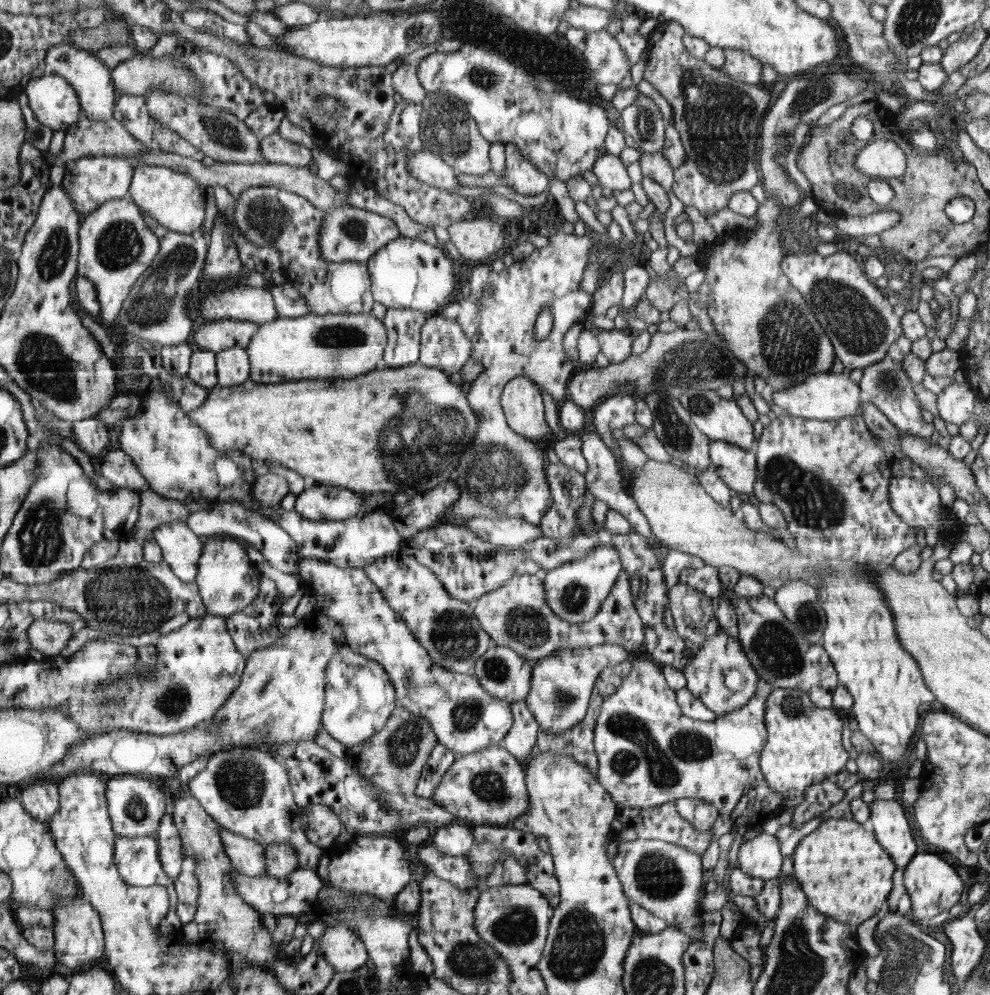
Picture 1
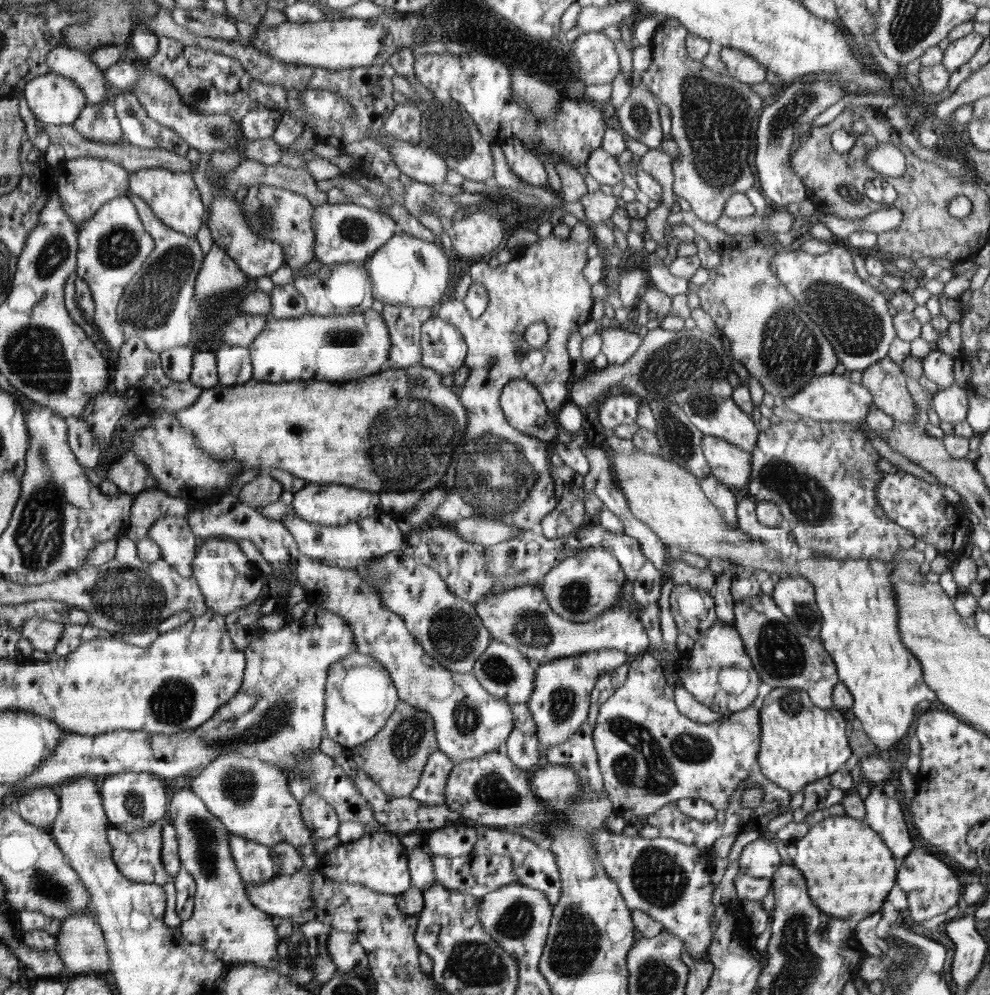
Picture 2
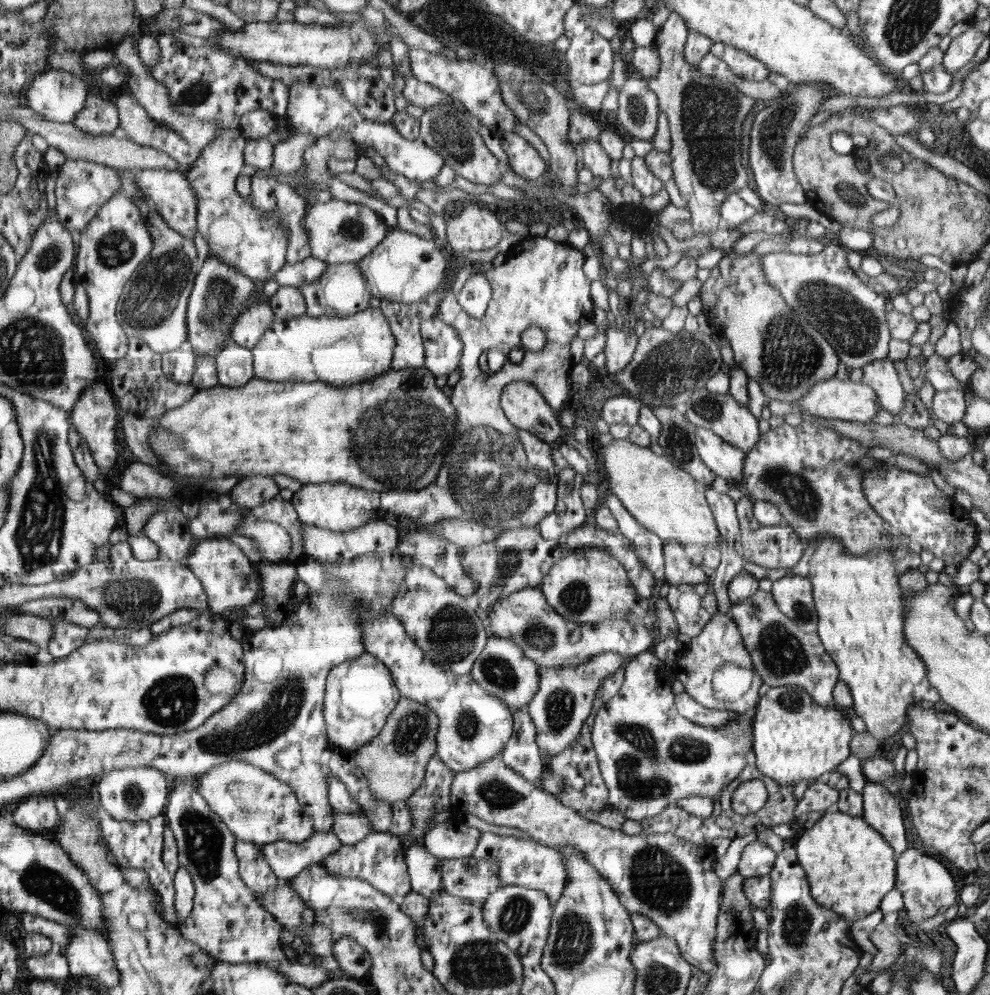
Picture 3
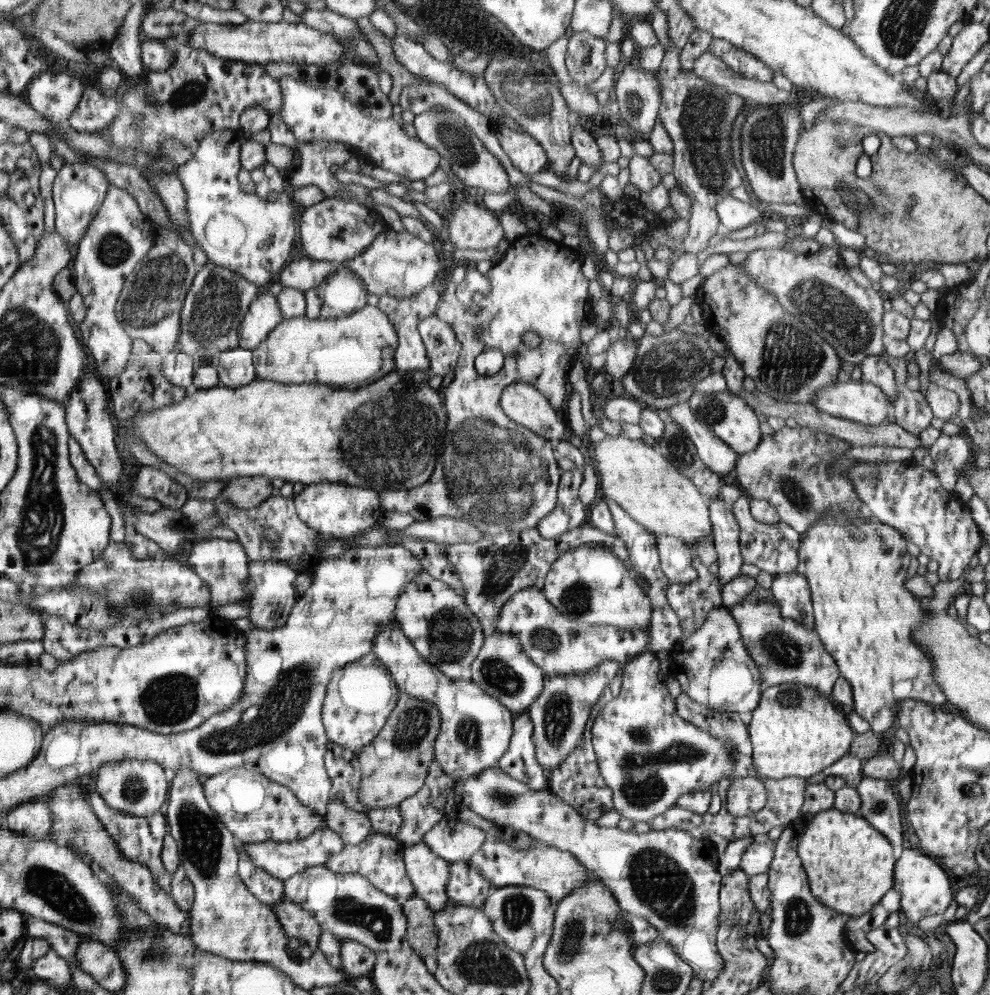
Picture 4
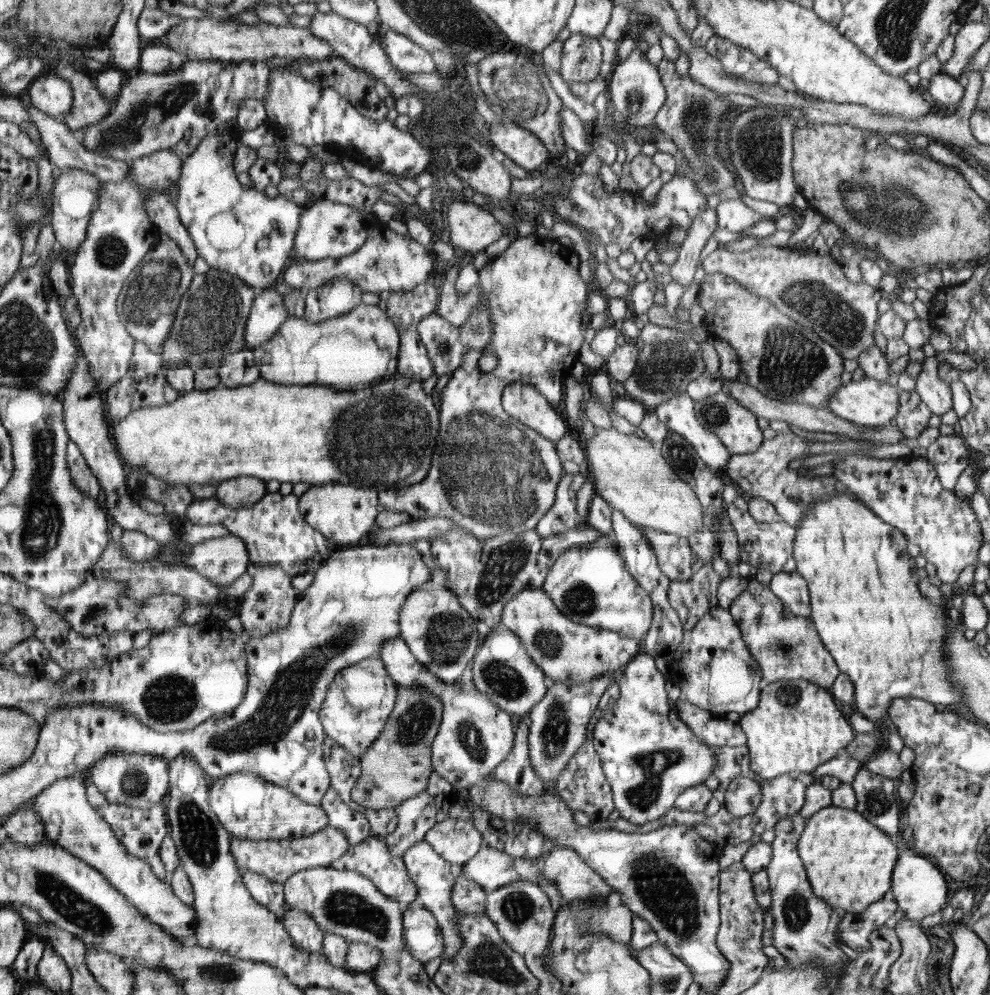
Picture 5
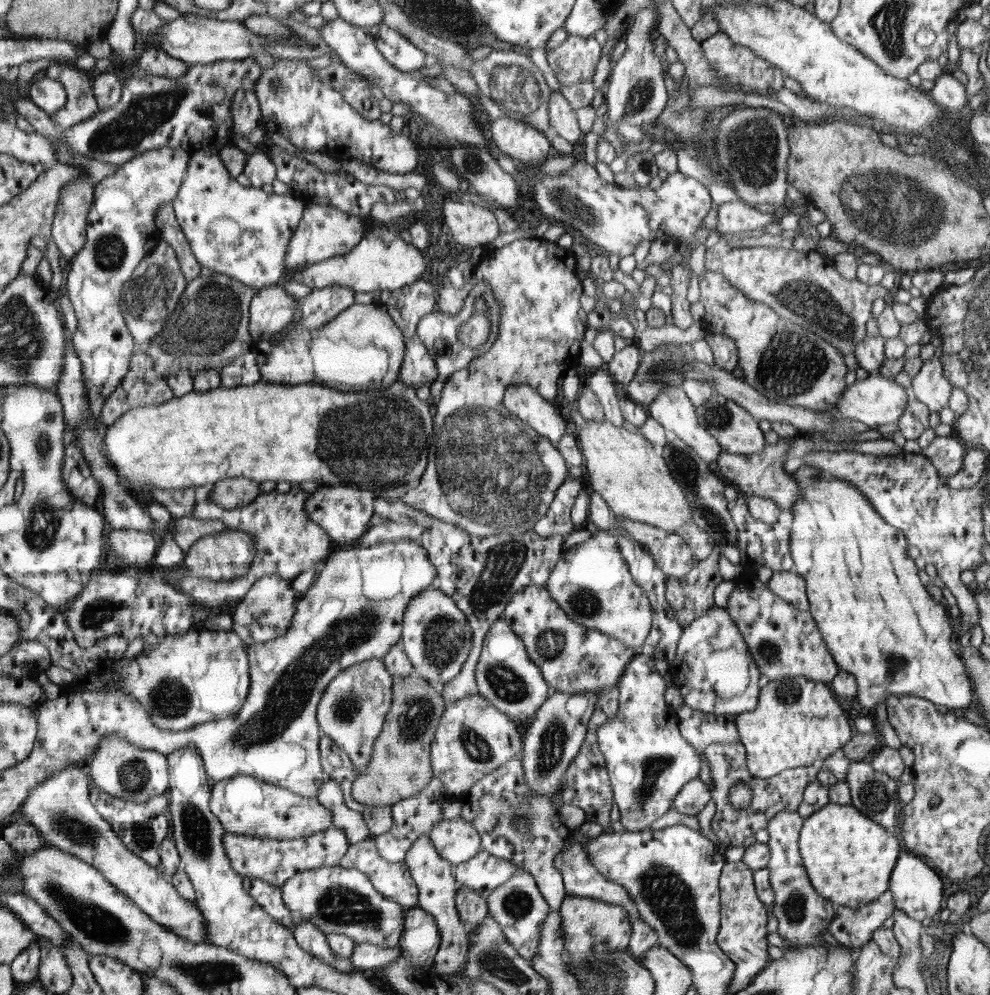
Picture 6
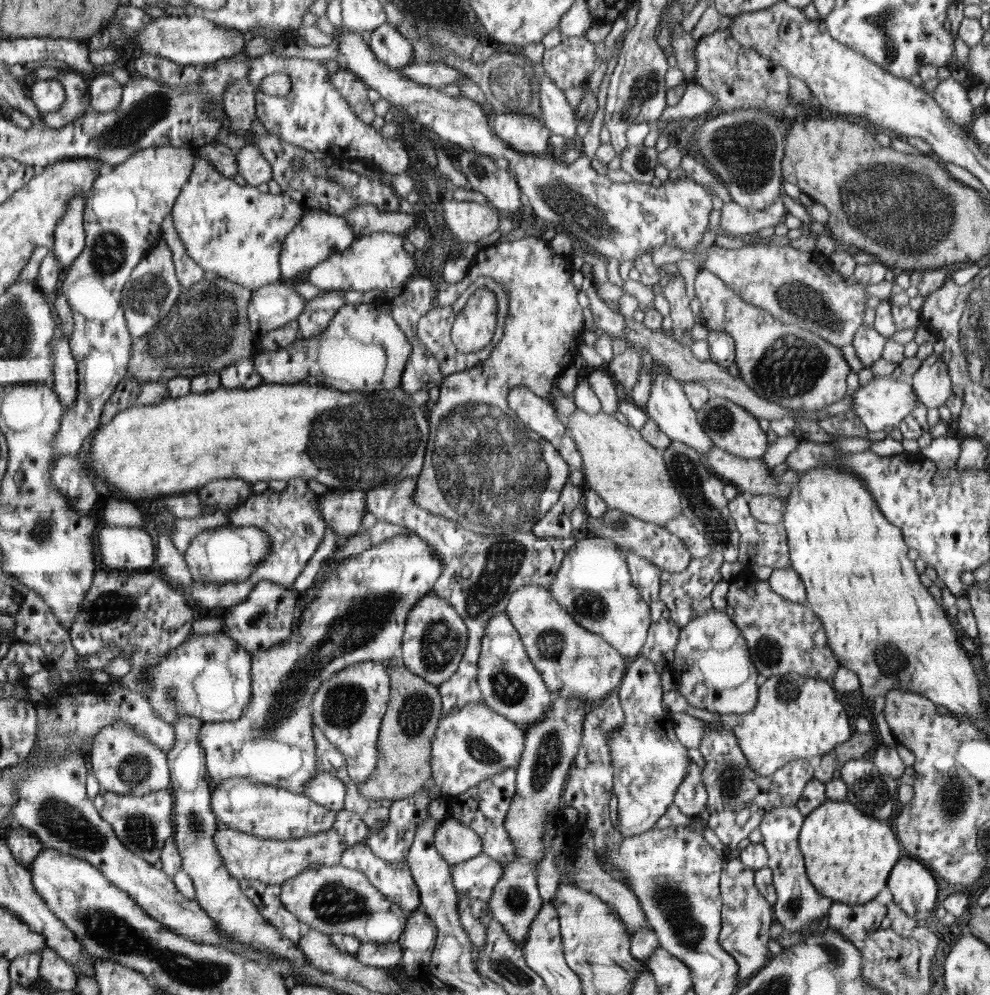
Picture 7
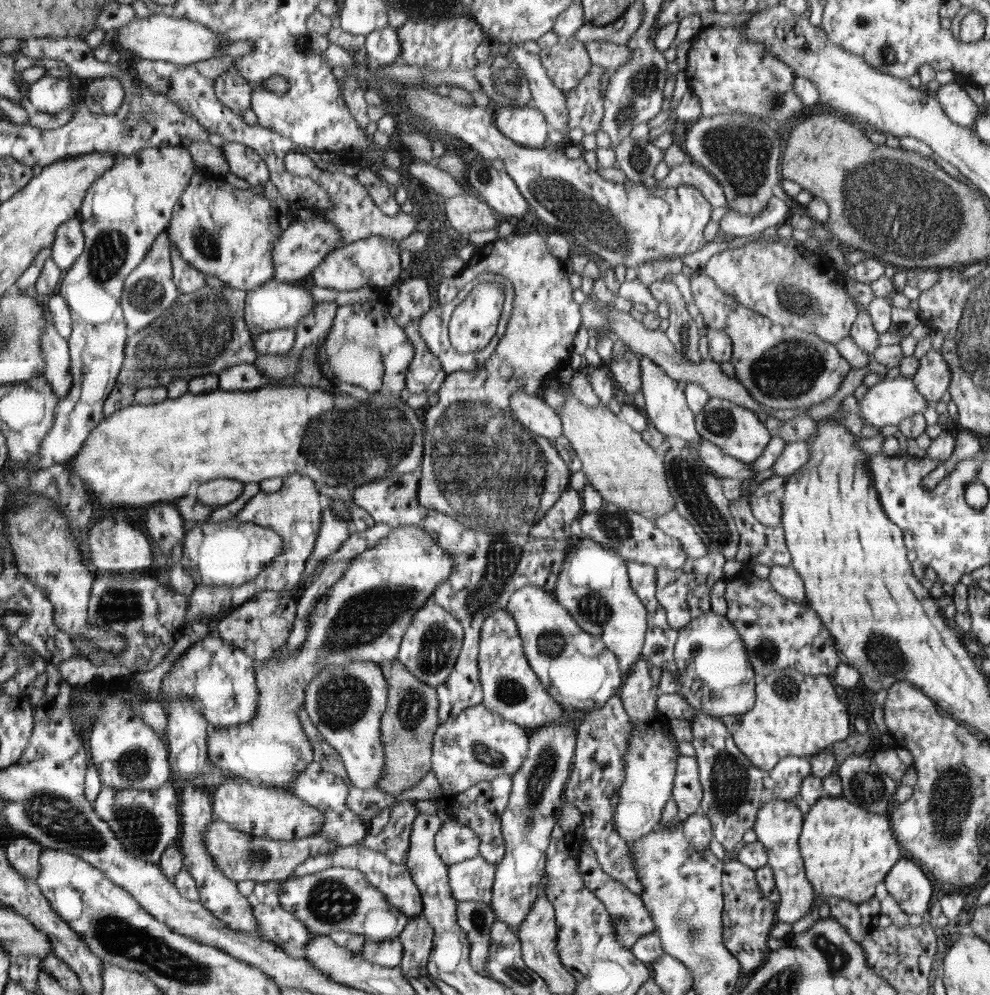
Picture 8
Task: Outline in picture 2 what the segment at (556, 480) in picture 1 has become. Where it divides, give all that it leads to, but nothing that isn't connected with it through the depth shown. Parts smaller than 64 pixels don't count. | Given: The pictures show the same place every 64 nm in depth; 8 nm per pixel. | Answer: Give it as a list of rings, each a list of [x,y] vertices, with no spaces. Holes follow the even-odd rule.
[[[563,464],[552,469],[552,479],[558,504],[539,527],[540,533],[549,539],[568,536],[590,521],[583,500],[583,476]]]

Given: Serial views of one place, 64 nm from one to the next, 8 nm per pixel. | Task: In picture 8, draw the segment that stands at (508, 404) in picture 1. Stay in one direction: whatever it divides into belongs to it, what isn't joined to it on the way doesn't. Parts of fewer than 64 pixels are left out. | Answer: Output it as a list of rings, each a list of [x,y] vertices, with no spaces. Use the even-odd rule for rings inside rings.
[[[515,392],[510,398],[510,407],[520,423],[538,437],[546,438],[553,445],[562,436],[560,418],[538,394]]]

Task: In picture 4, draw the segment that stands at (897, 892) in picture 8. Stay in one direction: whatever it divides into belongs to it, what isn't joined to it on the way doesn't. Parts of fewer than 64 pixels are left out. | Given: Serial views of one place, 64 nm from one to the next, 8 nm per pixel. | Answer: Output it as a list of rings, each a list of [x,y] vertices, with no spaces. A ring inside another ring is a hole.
[[[904,850],[897,858],[894,867],[893,888],[900,894],[900,905],[908,920],[917,924],[926,916],[942,914],[949,907],[952,896],[952,884],[948,874],[934,858],[922,856],[918,850]]]

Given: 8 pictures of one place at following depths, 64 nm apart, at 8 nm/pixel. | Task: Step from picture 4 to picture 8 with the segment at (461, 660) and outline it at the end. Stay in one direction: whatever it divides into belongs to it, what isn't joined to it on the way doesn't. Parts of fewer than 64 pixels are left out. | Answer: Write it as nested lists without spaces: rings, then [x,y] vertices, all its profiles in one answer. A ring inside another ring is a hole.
[[[431,598],[411,619],[411,626],[399,646],[398,660],[420,680],[435,688],[450,678],[459,660],[463,640],[464,631],[460,621]]]

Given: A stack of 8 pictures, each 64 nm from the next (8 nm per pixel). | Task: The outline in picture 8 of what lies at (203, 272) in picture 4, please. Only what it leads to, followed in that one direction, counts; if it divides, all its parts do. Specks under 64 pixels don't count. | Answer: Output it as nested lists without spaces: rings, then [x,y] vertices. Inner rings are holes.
[[[224,284],[222,288],[205,285],[190,294],[179,294],[174,305],[157,322],[128,338],[126,356],[117,382],[137,389],[167,387],[174,380],[186,382],[204,375],[218,375],[228,367],[238,364],[254,364],[260,356],[255,351],[254,334],[247,327],[244,307],[246,290],[236,290]]]

